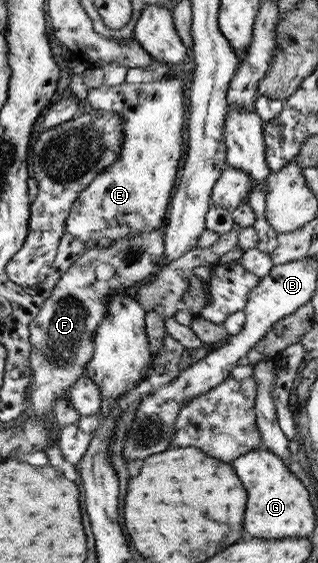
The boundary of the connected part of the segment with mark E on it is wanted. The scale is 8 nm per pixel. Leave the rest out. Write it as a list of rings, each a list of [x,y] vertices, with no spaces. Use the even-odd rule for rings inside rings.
[[[171,70],[165,77],[156,82],[123,83],[117,86],[101,84],[97,88],[88,88],[85,101],[86,110],[96,115],[111,113],[118,115],[123,122],[122,154],[94,182],[78,196],[77,202],[67,215],[67,232],[85,243],[93,244],[105,237],[112,241],[139,235],[141,231],[151,231],[163,226],[167,204],[171,200],[171,190],[175,186],[175,174],[179,172],[179,162],[183,158],[183,128],[185,128],[185,82],[183,74],[177,77]]]

